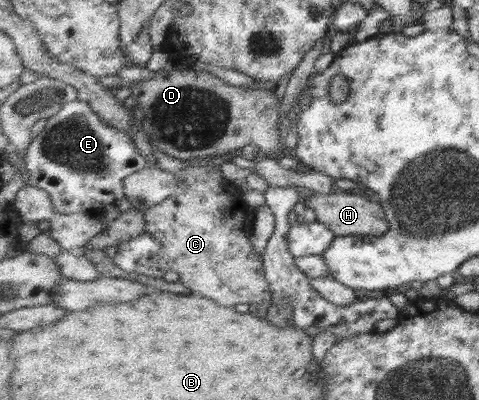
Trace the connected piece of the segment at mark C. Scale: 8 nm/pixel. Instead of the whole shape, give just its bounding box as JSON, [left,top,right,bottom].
[145,161,274,307]

